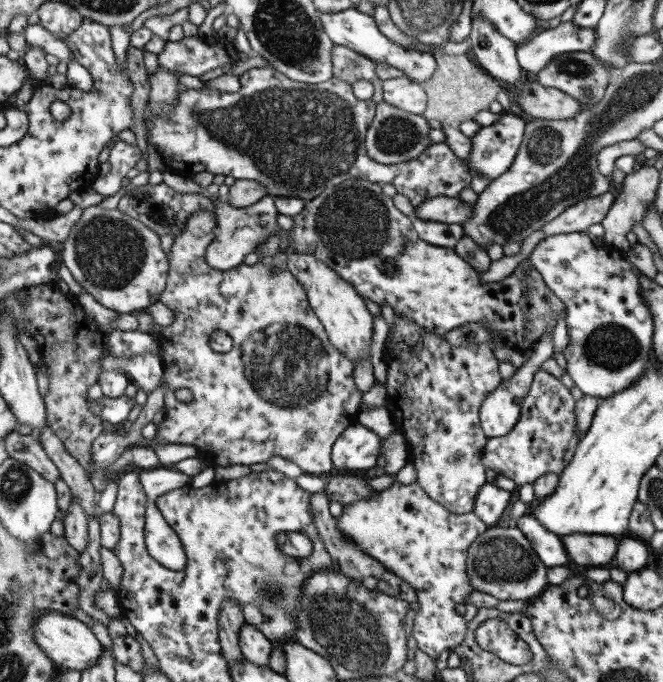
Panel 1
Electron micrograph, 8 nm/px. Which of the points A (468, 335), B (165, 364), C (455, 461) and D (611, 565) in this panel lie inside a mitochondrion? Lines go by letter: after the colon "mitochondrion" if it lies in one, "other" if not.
A: other
B: other
C: mitochondrion
D: other

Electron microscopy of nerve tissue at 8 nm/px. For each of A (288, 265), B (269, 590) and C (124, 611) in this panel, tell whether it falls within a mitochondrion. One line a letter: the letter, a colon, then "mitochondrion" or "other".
A: other
B: mitochondrion
C: other

